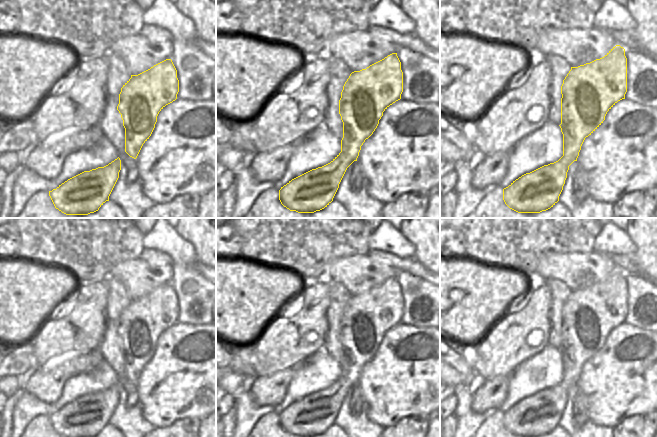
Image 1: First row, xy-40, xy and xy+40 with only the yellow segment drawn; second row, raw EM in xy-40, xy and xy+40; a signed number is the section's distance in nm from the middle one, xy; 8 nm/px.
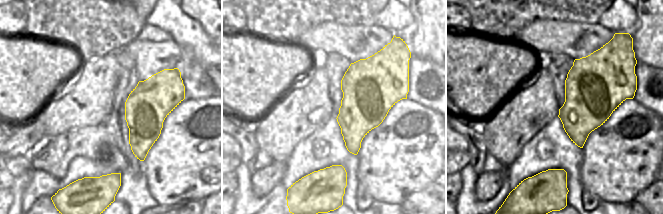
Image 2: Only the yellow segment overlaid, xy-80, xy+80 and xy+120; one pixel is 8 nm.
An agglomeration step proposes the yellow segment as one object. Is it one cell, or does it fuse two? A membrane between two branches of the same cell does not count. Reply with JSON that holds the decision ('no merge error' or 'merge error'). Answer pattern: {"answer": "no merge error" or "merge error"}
{"answer": "no merge error"}

